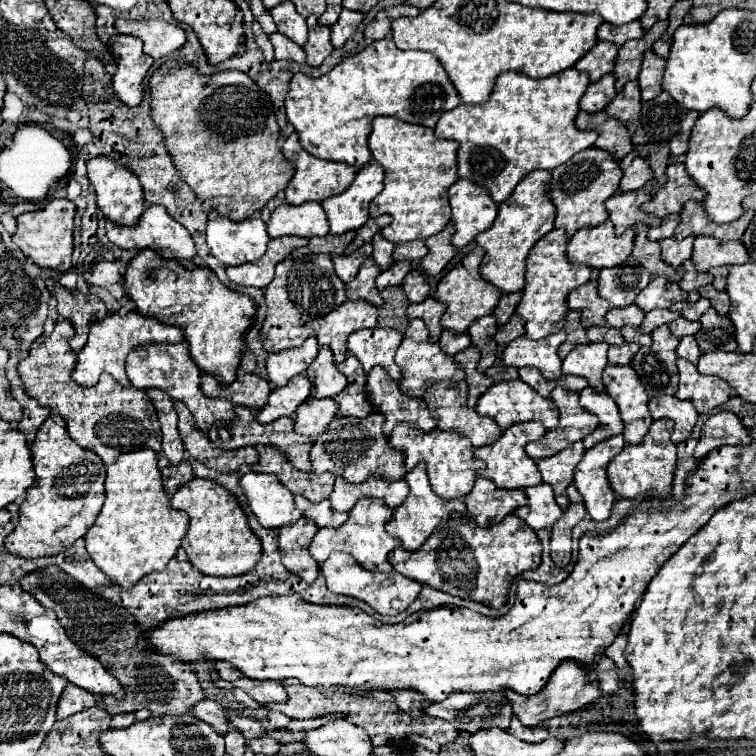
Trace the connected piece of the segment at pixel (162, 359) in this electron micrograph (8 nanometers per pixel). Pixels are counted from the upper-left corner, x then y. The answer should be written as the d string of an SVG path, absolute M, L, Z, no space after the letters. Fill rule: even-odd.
M184 341L178 345L144 345L140 349L134 349L132 353L128 353L126 375L128 375L130 383L138 389L158 387L158 389L170 393L172 399L182 401L190 409L190 413L194 415L194 419L202 431L208 431L216 419L232 421L232 417L234 417L234 405L230 401L210 399L202 393L200 369L196 369L196 363L188 357L188 345L184 345Z

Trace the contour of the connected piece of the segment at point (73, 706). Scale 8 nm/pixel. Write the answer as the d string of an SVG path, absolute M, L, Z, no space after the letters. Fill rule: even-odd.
M66 685L64 693L60 695L60 705L56 711L56 719L66 719L78 711L84 711L88 707L96 705L96 697L76 685Z

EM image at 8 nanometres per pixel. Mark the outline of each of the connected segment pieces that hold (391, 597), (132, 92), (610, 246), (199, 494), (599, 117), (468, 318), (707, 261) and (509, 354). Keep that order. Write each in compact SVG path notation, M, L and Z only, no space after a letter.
M336 551L330 555L330 559L322 565L322 573L326 577L326 585L332 593L340 593L340 595L348 595L348 597L356 597L364 603L368 603L376 613L380 615L398 615L402 611L408 609L408 605L420 595L422 585L392 571L392 573L372 573L366 571L352 555Z
M114 35L112 53L118 59L118 71L112 77L116 95L128 105L140 105L144 99L144 77L154 59L142 51L142 41L132 35Z
M610 221L598 227L584 227L568 243L568 259L572 263L586 263L594 269L616 267L626 261L634 249L634 231L626 229L622 235L614 233Z
M194 477L172 495L172 507L190 515L190 527L182 539L182 549L198 571L206 575L232 577L248 573L248 569L252 569L260 559L262 545L252 533L246 513L242 511L238 499L216 481Z
M580 111L576 117L576 125L580 129L596 127L598 139L594 147L606 149L608 153L616 157L616 161L622 161L632 151L632 141L630 141L626 125L614 117L608 117L606 111L598 111L598 113Z
M474 247L466 257L464 257L464 263L456 265L454 269L450 269L442 281L438 283L436 287L436 293L434 293L434 299L444 303L446 305L446 313L442 315L442 321L440 325L446 327L446 329L452 329L456 333L462 333L468 329L468 325L472 325L476 319L484 317L484 315L490 315L494 311L494 307L498 305L500 297L502 297L502 291L496 289L494 285L490 285L486 279L482 279L480 275L480 263L482 263L482 257L484 257L484 249L482 247Z
M696 237L692 261L698 271L708 271L716 265L740 265L748 261L748 251L742 241L720 241L712 237Z
M558 331L540 341L520 337L506 345L502 361L512 367L536 367L544 373L544 377L556 379L562 375L562 359L558 357L558 347L564 341L566 341L564 331Z

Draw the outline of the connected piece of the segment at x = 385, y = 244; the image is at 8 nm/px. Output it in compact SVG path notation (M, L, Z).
M380 233L374 235L372 239L372 245L374 245L374 253L372 253L372 259L378 263L380 269L388 269L392 265L392 251L394 251L394 243L384 239Z

